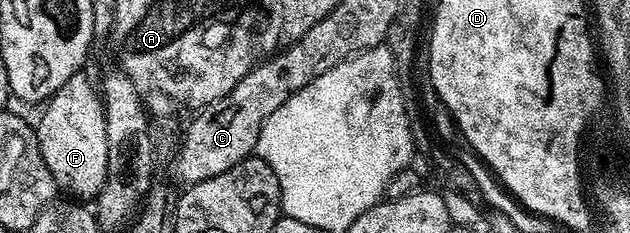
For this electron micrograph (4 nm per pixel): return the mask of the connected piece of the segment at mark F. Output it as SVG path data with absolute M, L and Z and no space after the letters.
M78 71L66 80L65 85L55 92L52 99L47 101L40 122L36 124L36 137L39 140L39 149L49 167L51 176L54 178L57 187L61 190L68 190L73 197L80 200L95 199L99 196L102 186L105 185L108 177L109 151L107 149L106 122L104 103L99 91L92 86L85 71Z

